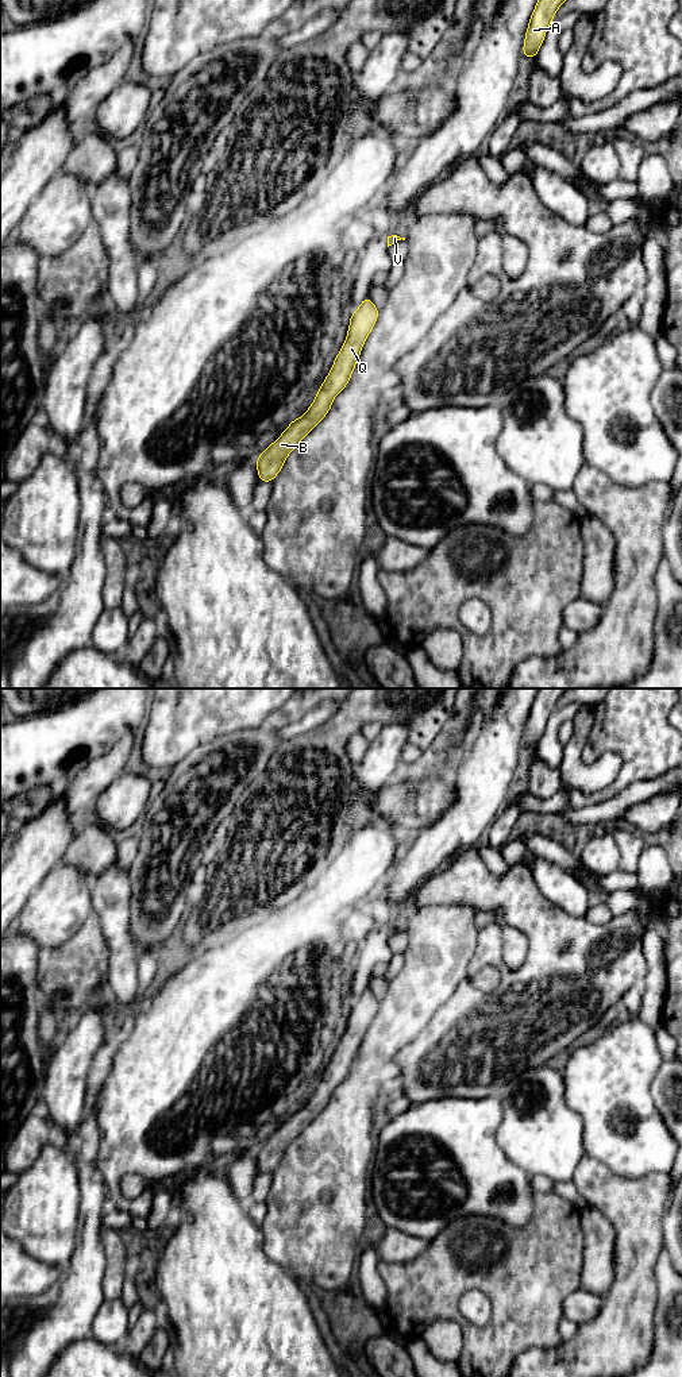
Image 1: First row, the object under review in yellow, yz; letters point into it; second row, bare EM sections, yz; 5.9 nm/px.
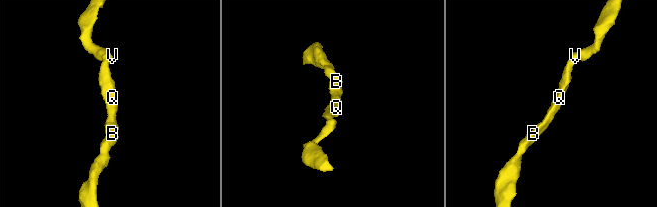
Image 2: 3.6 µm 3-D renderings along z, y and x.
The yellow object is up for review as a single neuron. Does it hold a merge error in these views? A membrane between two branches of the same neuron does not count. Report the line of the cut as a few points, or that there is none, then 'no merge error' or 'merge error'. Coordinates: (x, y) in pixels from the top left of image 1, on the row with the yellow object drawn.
cut none; no merge error

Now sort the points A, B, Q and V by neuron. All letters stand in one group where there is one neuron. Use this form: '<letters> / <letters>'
A B Q V

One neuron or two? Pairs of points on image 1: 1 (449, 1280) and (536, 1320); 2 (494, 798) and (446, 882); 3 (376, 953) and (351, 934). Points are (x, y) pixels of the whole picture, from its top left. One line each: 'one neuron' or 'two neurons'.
1: one neuron
2: two neurons
3: two neurons

